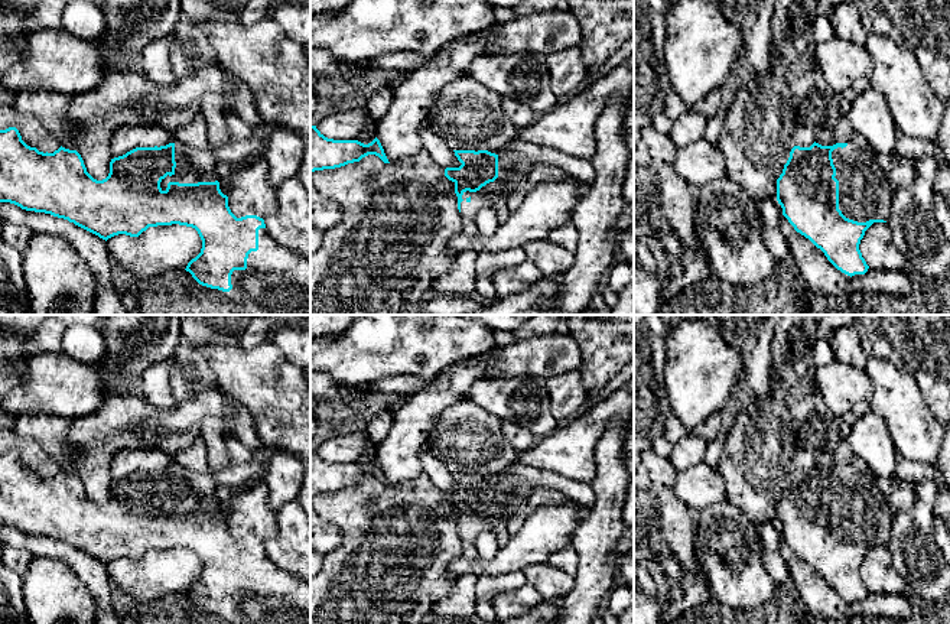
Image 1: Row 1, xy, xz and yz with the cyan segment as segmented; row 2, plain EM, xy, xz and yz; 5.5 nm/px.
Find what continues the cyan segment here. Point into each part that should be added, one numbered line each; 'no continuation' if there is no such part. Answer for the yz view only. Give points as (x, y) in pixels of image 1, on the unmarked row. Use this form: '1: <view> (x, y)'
1: yz (865, 516)

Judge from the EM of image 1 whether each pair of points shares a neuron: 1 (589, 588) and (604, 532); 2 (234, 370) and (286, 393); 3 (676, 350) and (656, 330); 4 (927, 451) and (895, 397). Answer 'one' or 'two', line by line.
1: one
2: one
3: two
4: one

